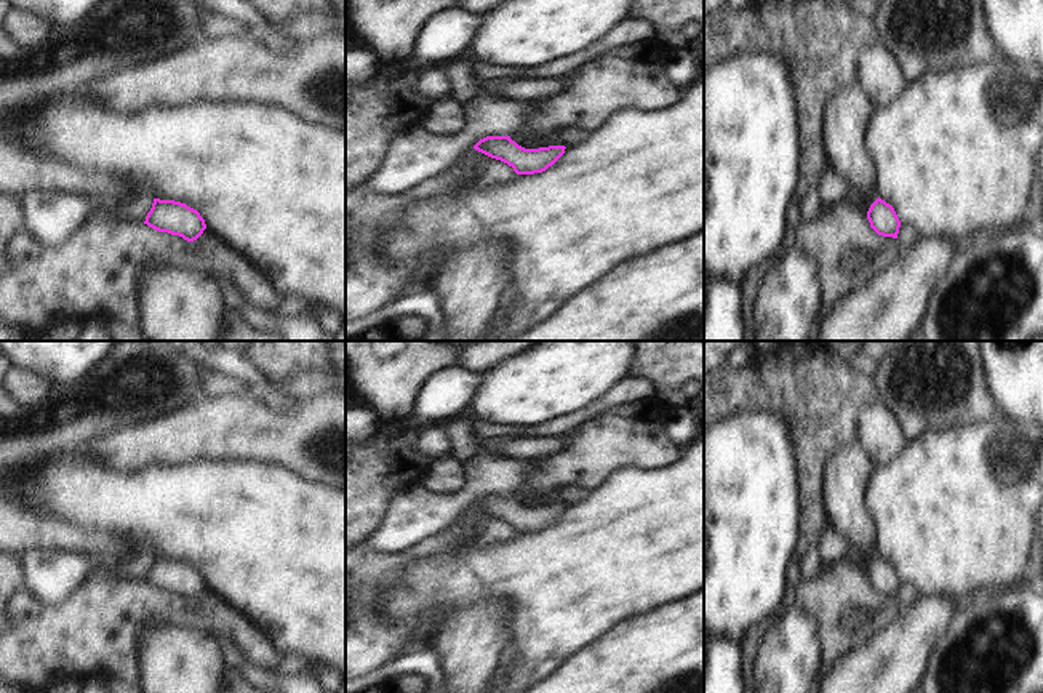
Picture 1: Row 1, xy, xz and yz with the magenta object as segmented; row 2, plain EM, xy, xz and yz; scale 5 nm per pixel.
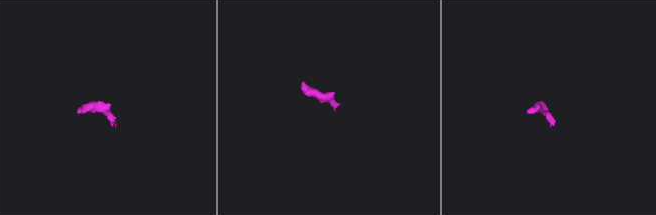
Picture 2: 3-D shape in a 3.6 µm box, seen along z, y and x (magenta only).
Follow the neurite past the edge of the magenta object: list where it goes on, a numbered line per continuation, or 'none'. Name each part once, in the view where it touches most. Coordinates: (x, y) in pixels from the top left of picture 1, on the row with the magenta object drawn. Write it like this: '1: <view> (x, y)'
none

